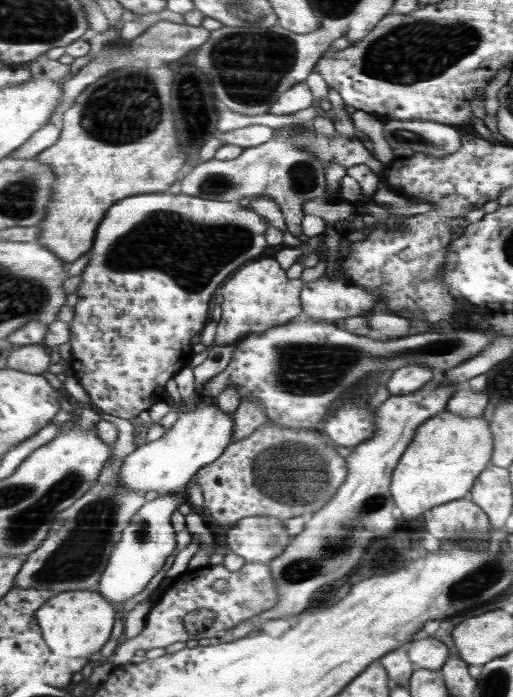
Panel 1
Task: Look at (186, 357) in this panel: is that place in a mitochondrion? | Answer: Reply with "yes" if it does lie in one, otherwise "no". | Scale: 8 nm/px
no

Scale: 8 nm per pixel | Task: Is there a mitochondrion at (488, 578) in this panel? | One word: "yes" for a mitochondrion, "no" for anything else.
yes

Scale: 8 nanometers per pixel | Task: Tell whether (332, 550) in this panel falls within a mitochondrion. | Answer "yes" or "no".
yes

